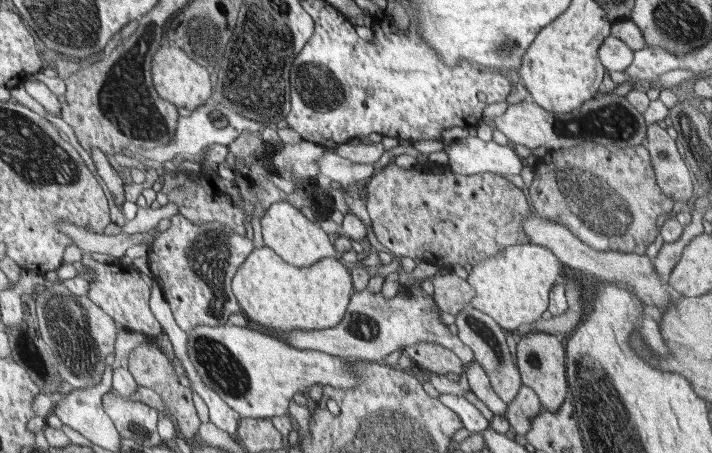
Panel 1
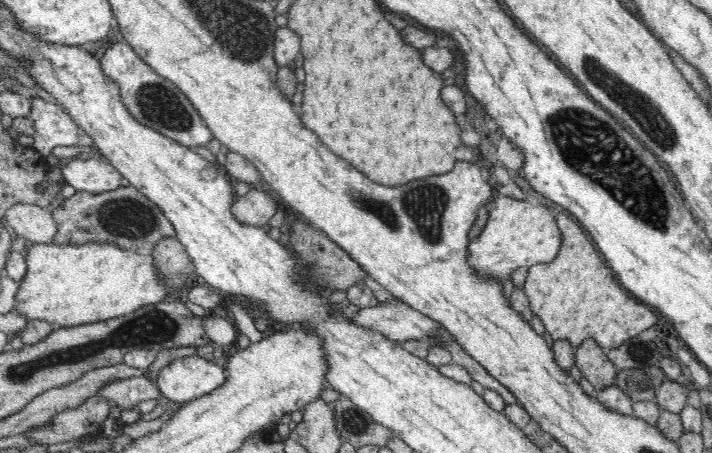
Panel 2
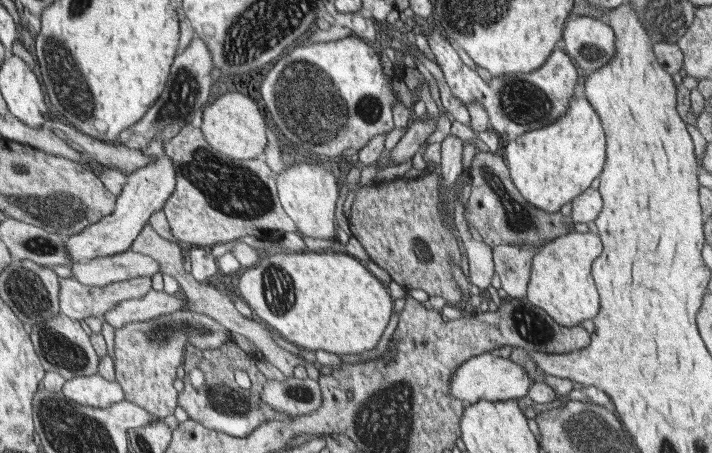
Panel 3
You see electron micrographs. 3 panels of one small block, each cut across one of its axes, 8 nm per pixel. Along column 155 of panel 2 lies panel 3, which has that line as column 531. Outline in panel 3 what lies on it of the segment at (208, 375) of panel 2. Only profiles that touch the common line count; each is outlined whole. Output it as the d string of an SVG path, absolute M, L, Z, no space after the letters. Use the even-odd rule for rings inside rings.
M496 352L472 356L450 375L450 394L454 398L460 398L467 406L480 400L498 402L528 396L532 386L533 378L530 377L530 372L526 372L526 368L522 368L512 359L499 357Z

